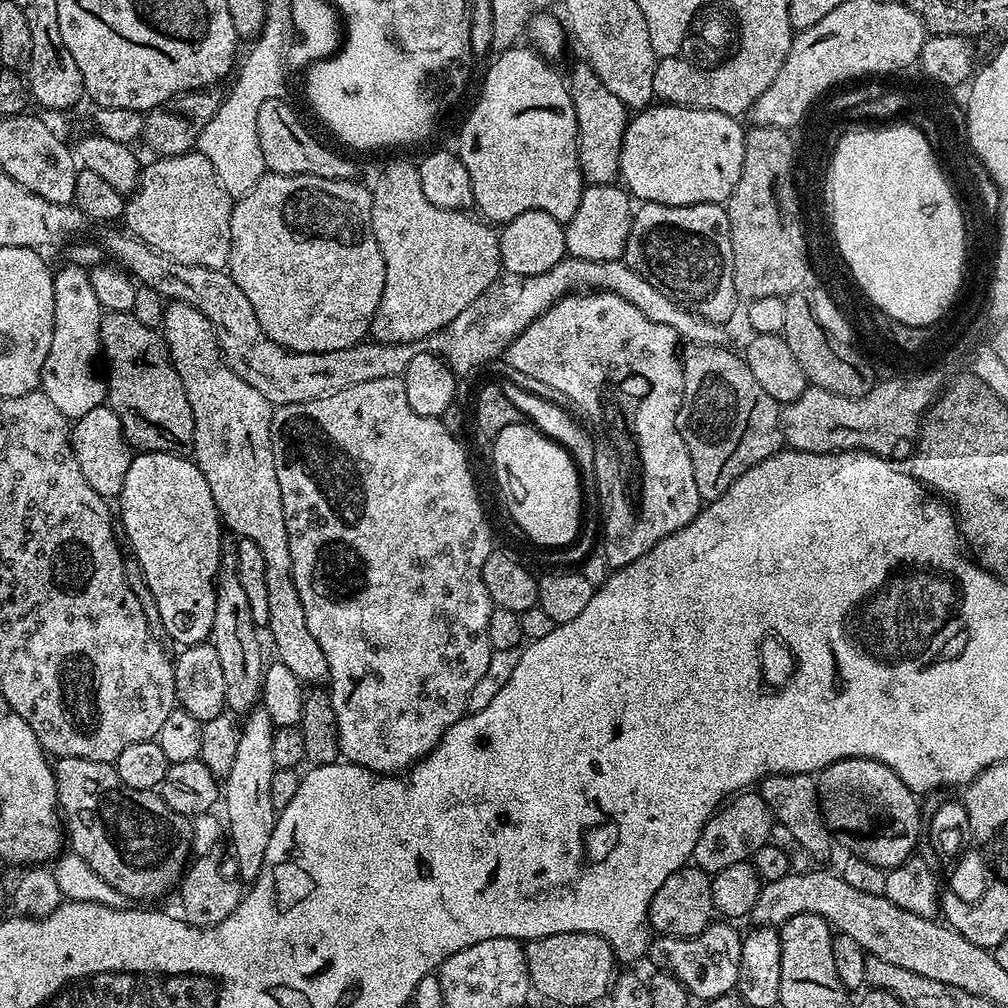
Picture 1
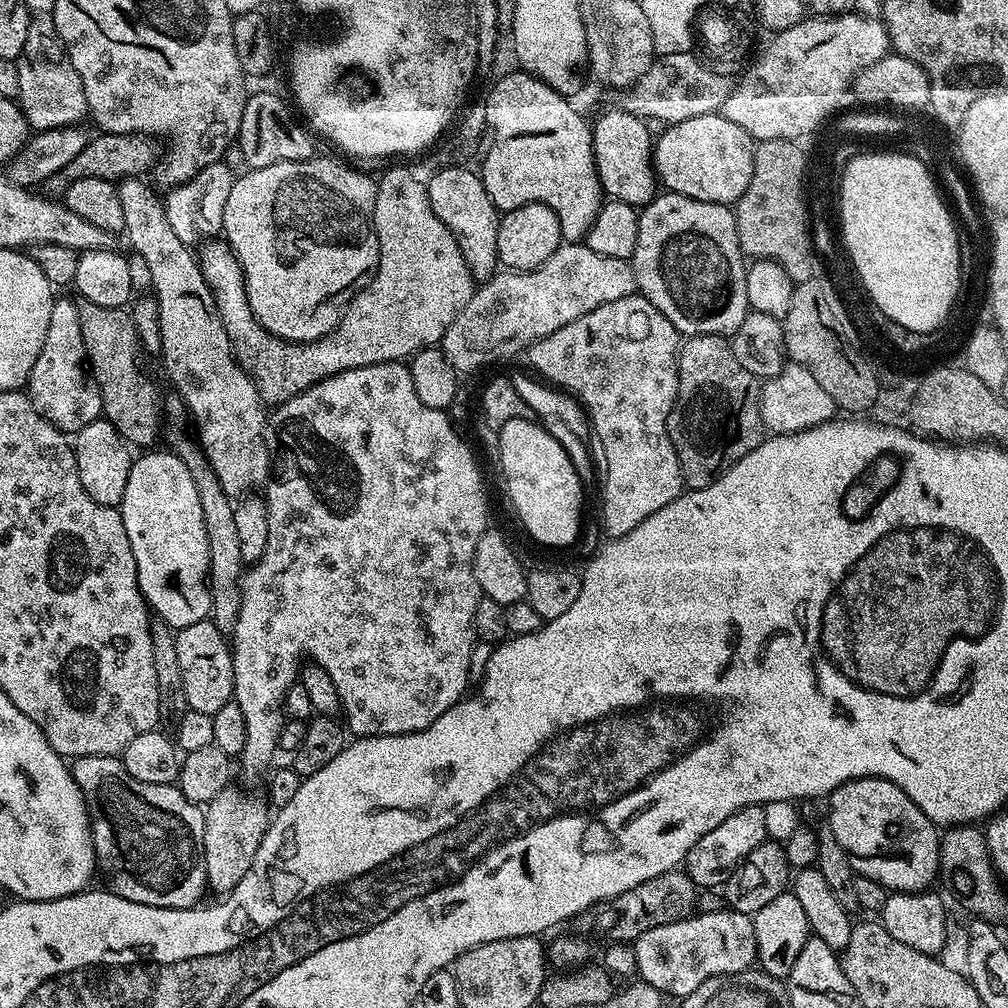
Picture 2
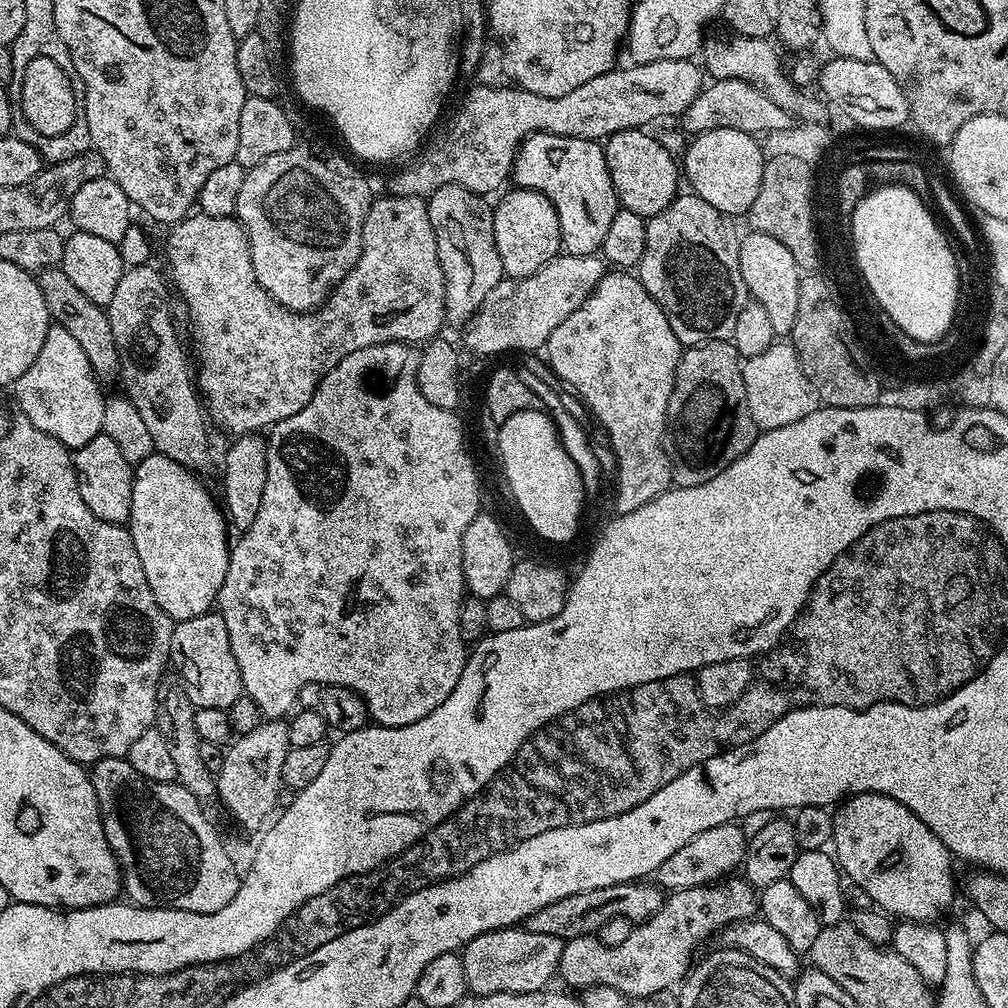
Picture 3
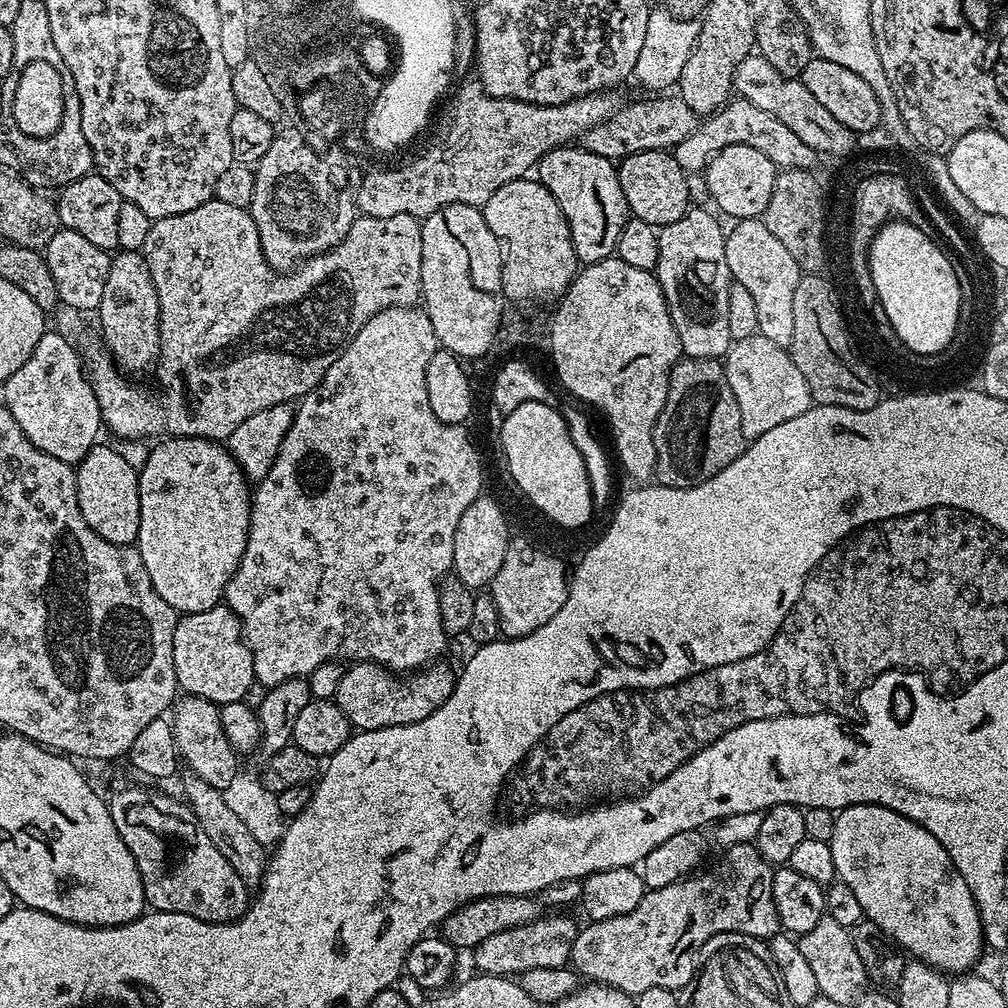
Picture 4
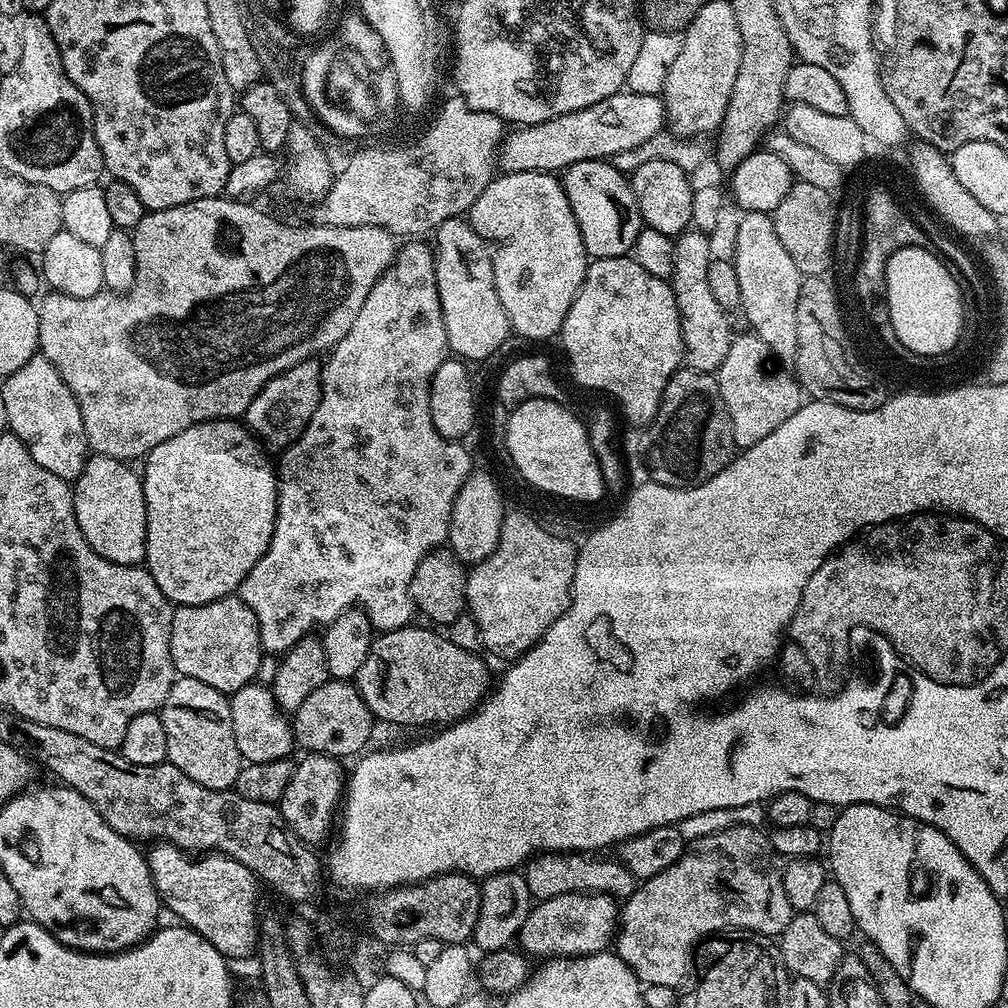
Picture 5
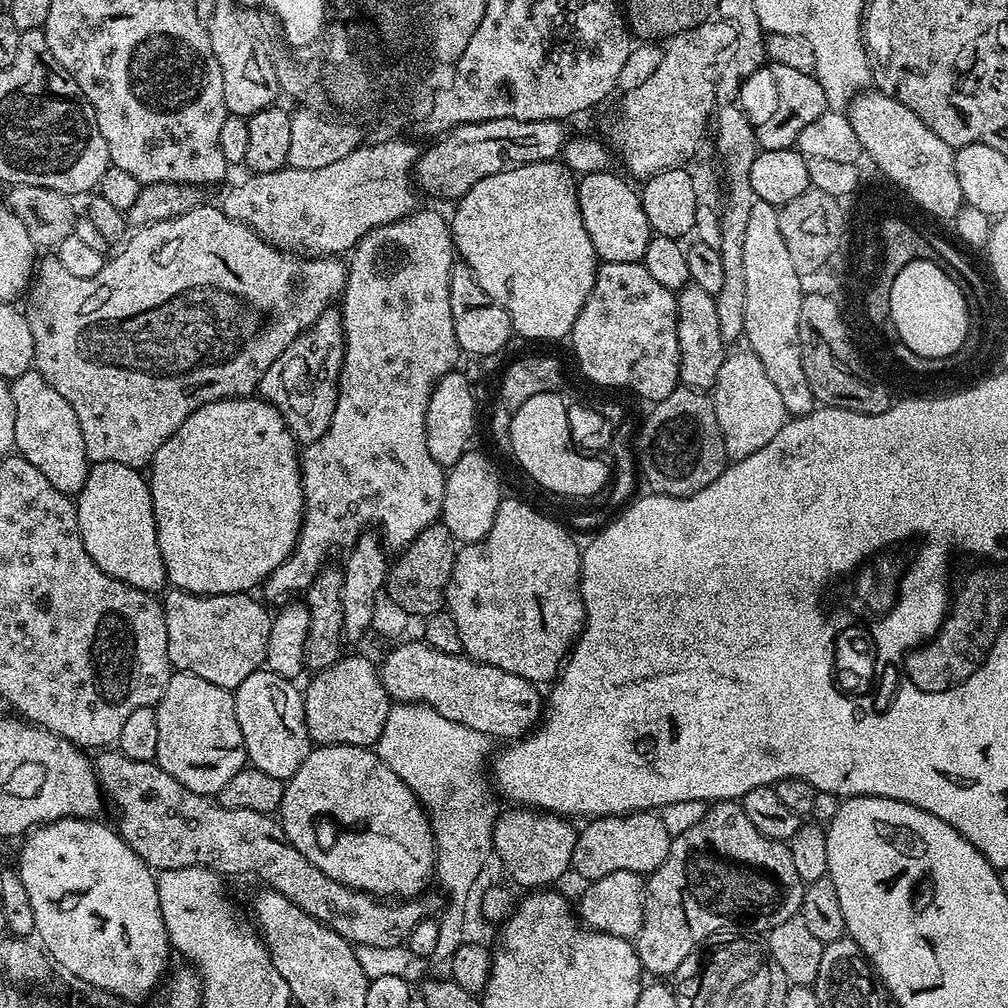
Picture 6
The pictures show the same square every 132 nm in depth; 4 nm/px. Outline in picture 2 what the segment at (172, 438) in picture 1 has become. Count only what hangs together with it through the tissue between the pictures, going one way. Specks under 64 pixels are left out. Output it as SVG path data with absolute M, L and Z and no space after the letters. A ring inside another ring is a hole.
M80 300L78 307L82 342L86 346L88 367L102 398L103 419L112 423L129 445L136 447L137 444L140 450L151 449L160 436L160 427L166 424L166 416L155 382L144 376L140 365L142 338L134 326L131 311L127 307L94 306L89 300Z

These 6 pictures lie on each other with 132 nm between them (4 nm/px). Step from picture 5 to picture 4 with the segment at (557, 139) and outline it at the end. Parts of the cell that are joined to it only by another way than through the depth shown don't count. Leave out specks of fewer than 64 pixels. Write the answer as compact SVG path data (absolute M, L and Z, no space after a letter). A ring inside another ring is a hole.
M660 94L657 96L660 96L657 100L636 100L633 104L621 103L620 107L616 109L616 113L610 118L598 122L598 126L590 126L590 130L585 132L582 137L583 147L588 148L590 154L598 154L613 162L619 162L624 157L638 154L642 150L675 150L678 142L682 142L682 138L688 138L690 134L694 134L698 117L694 110L690 110L690 106L686 106L686 102L679 94Z

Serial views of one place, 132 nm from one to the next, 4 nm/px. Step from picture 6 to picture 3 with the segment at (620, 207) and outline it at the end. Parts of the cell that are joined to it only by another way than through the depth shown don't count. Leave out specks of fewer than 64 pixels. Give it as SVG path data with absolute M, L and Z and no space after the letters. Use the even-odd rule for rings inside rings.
M536 132L527 136L516 151L516 161L512 163L511 183L518 188L529 188L541 192L554 206L560 223L560 242L563 251L569 256L582 254L597 255L606 238L606 229L610 227L618 207L614 182L610 182L610 170L606 166L604 149L597 141L586 138L570 138L549 132Z

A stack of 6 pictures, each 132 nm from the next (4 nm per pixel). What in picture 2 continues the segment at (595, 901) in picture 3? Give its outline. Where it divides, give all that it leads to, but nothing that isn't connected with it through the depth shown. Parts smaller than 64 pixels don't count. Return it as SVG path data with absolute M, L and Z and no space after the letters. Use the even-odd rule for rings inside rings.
M673 870L658 874L658 878L650 878L650 882L642 882L642 886L634 886L634 890L626 890L626 894L618 894L603 900L601 904L592 905L581 916L575 916L570 921L570 928L581 936L601 936L604 942L634 942L646 934L646 930L654 930L654 926L687 920L693 915L697 904L698 889L695 882L688 877L687 872Z

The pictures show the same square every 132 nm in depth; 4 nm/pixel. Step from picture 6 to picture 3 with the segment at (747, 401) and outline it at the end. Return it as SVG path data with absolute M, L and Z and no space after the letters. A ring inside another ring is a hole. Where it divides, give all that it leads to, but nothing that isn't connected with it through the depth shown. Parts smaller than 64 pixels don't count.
M774 342L762 354L749 356L743 361L746 402L760 432L790 426L798 418L806 418L818 406L818 397L810 378L800 365L796 349L788 342Z

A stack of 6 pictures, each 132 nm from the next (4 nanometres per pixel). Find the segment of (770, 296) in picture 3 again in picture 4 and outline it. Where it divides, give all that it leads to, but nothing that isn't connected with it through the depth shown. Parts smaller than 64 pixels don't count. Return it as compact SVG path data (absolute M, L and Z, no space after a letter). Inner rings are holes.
M763 219L737 220L727 229L726 266L730 266L735 283L746 286L750 290L750 299L754 302L754 314L758 314L757 333L770 342L778 342L778 346L791 349L794 338L794 290L798 286L802 269L794 258L790 258L790 250L766 230Z

